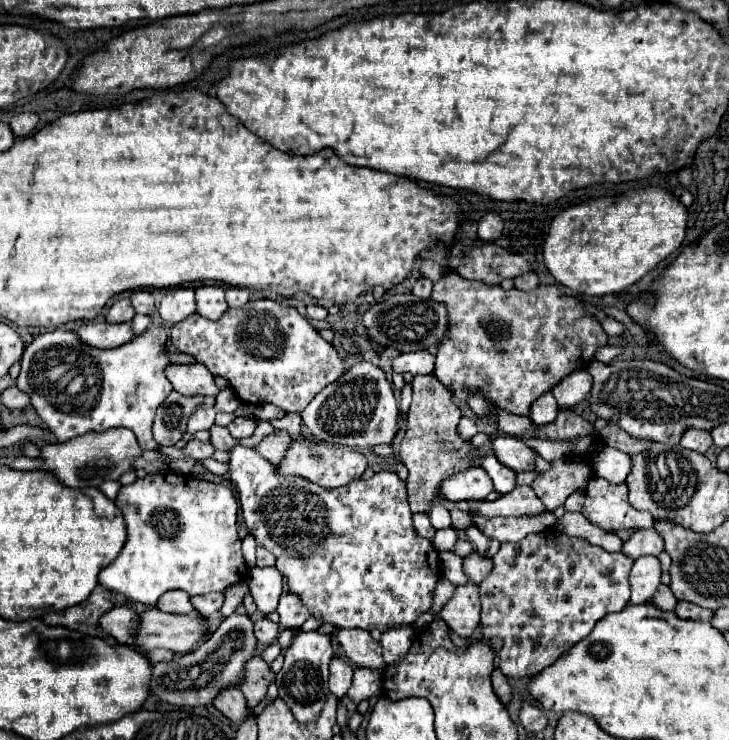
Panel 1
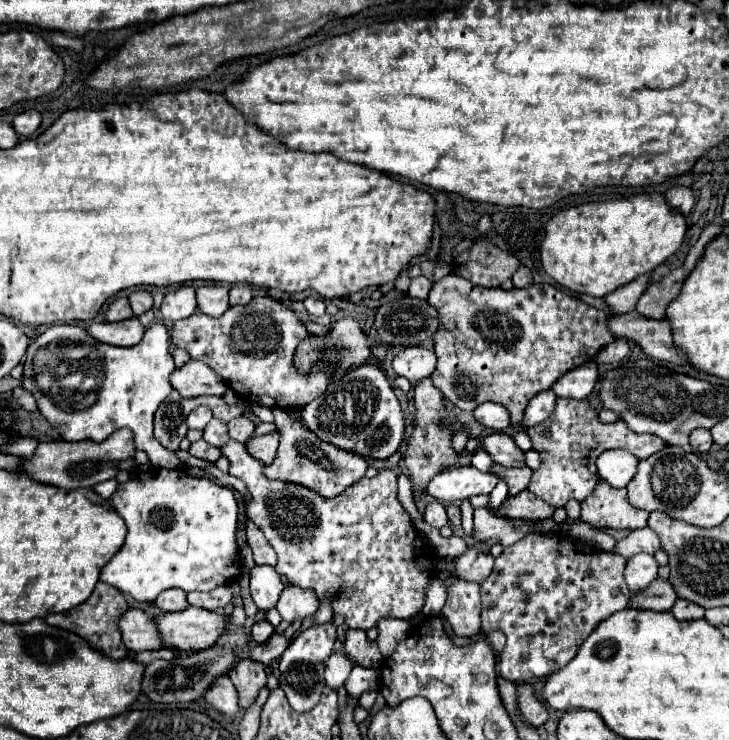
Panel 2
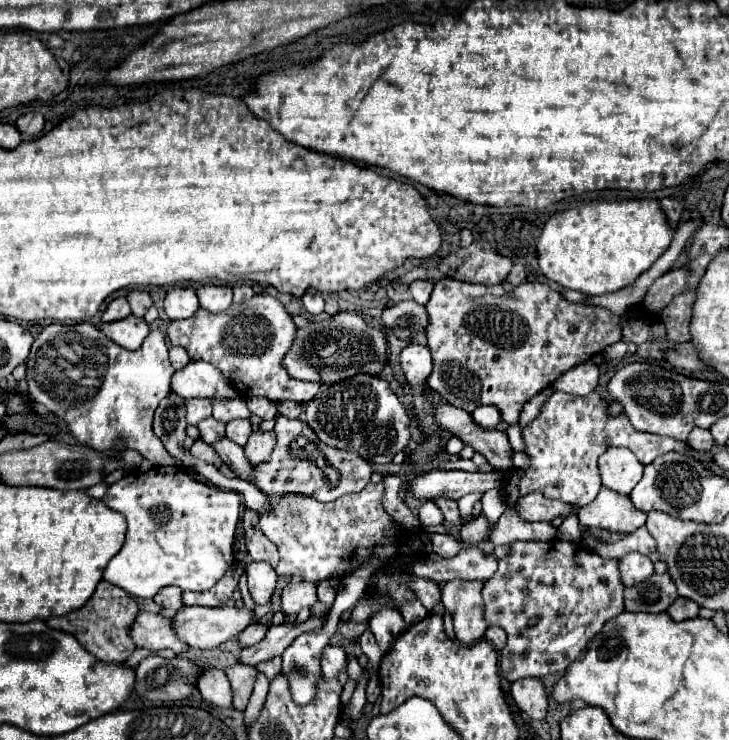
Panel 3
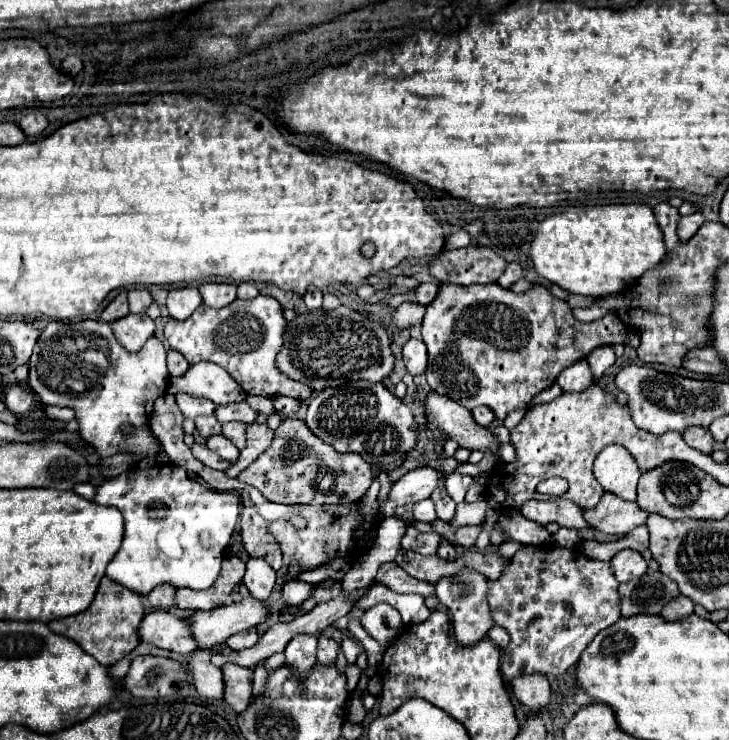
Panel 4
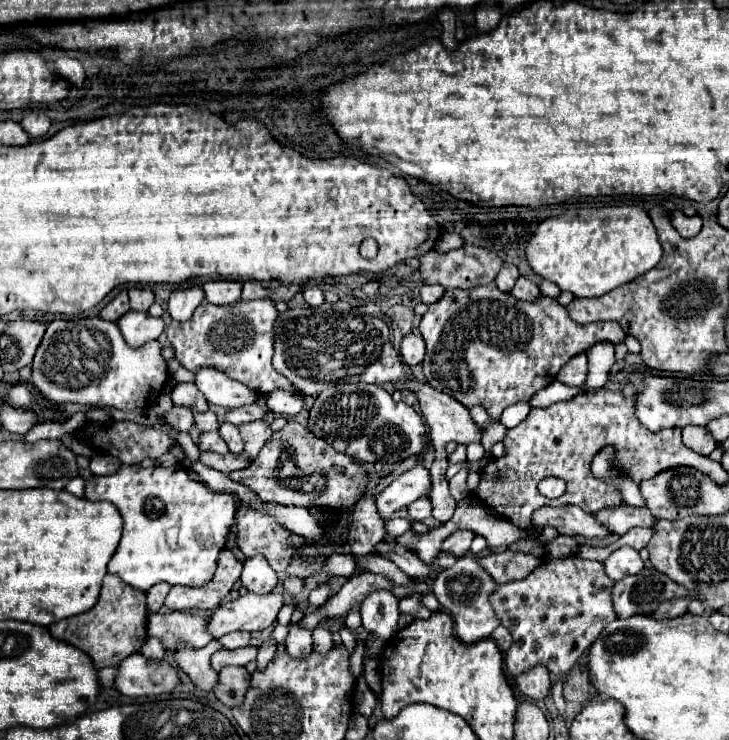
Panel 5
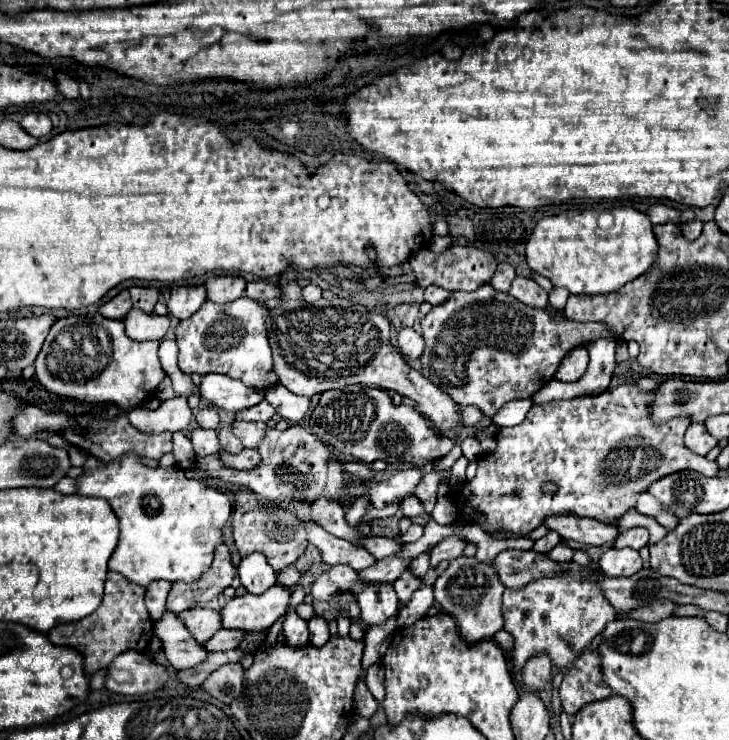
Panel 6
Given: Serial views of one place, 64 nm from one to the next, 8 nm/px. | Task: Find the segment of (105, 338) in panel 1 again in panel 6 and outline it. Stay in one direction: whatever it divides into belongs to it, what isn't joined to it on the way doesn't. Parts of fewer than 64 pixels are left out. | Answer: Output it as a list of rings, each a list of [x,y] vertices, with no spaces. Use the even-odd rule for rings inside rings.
[[[130,310],[124,318],[126,336],[136,342],[144,340],[162,340],[170,328],[170,320],[166,316],[146,314],[142,310]]]

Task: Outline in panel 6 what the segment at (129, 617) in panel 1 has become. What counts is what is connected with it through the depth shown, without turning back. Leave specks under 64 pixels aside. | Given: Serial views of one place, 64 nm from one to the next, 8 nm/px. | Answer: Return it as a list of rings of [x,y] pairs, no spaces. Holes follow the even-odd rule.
[[[190,608],[176,616],[188,628],[188,632],[192,632],[194,640],[202,646],[208,638],[216,634],[216,630],[220,630],[220,614],[210,608]]]

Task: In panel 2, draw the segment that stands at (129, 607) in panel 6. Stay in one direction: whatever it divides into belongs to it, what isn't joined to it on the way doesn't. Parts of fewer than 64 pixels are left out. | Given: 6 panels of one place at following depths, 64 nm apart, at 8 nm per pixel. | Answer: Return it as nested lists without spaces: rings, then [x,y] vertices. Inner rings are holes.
[[[98,582],[96,588],[94,588],[94,592],[92,592],[92,596],[90,596],[84,604],[80,604],[80,606],[68,610],[68,612],[48,614],[44,620],[46,620],[46,624],[50,624],[50,626],[58,626],[58,628],[76,632],[78,636],[82,636],[82,638],[88,640],[92,646],[100,648],[104,654],[108,654],[108,656],[112,656],[112,658],[124,658],[124,656],[128,656],[128,650],[126,650],[126,646],[122,644],[120,630],[116,628],[116,620],[118,620],[118,616],[120,616],[124,610],[128,610],[128,604],[126,604],[124,596],[122,596],[116,588],[112,588],[112,586],[104,584],[104,582]]]

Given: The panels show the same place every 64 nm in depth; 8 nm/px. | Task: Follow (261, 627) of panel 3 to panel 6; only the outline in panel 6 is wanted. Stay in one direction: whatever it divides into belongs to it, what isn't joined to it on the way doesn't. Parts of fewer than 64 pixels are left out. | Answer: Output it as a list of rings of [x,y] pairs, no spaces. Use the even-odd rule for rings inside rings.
[[[218,630],[204,646],[210,652],[216,652],[216,650],[232,650],[232,648],[240,646],[242,640],[244,640],[244,632],[240,632],[240,630]]]

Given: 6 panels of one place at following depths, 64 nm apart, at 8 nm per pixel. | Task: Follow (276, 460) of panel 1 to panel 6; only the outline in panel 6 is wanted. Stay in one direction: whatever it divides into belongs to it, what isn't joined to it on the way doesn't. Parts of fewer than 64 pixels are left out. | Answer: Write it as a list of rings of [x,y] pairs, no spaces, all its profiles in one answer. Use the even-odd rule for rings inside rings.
[[[232,422],[234,434],[242,440],[244,448],[258,448],[264,440],[268,426],[264,422]]]

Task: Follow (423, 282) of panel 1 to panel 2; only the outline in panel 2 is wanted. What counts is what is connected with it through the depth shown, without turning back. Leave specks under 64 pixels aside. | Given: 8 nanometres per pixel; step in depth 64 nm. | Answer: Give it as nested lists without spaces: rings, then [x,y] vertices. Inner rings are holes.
[[[418,276],[418,278],[412,278],[412,284],[410,284],[408,294],[426,300],[428,294],[430,294],[430,288],[432,288],[432,280],[428,280],[426,276]]]

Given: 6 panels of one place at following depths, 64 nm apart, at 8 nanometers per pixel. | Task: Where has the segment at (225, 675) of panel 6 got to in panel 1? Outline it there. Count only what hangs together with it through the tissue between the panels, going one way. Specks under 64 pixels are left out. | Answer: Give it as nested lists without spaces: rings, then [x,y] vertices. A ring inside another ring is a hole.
[[[254,656],[246,664],[246,682],[242,684],[242,692],[250,708],[256,708],[264,700],[268,686],[272,682],[274,682],[274,672],[270,670],[270,666],[260,656]]]

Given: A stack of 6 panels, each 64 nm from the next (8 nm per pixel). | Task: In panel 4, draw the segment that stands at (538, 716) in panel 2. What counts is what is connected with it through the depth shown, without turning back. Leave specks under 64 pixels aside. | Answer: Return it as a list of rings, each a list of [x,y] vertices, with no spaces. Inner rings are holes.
[[[544,674],[534,676],[518,676],[512,684],[512,694],[520,704],[524,704],[530,712],[540,714],[550,702],[550,684]]]

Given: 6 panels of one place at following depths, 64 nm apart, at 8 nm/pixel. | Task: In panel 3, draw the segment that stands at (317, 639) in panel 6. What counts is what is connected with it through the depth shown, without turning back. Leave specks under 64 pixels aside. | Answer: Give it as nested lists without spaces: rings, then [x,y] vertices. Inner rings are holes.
[[[328,646],[322,654],[322,674],[326,680],[334,680],[348,668],[348,654],[342,648]]]

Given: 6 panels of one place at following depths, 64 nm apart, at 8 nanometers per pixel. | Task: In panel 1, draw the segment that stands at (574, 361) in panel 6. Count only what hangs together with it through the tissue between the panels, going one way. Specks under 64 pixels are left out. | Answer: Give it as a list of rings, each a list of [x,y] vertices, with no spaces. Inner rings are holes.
[[[576,370],[570,376],[566,376],[560,384],[556,384],[552,394],[560,408],[572,408],[586,398],[586,394],[590,392],[590,386],[592,386],[592,378],[588,376],[588,372]]]

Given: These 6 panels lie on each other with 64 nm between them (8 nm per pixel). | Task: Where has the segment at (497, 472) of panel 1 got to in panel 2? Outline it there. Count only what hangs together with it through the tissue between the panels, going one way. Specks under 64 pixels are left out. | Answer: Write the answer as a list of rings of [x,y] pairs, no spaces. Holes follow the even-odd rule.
[[[478,450],[478,452],[474,454],[474,458],[472,458],[472,464],[474,464],[476,468],[480,468],[480,470],[488,472],[488,474],[494,474],[494,468],[498,466],[486,450]],[[498,478],[498,483],[489,496],[488,508],[497,508],[504,502],[508,496],[508,484],[506,484],[504,478]]]

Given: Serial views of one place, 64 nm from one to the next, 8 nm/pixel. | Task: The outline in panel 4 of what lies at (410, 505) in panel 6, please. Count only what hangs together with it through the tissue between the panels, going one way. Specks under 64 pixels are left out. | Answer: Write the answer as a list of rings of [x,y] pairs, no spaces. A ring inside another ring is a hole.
[[[424,500],[424,502],[418,502],[414,506],[414,520],[418,520],[418,522],[434,522],[434,520],[438,520],[432,500]]]

